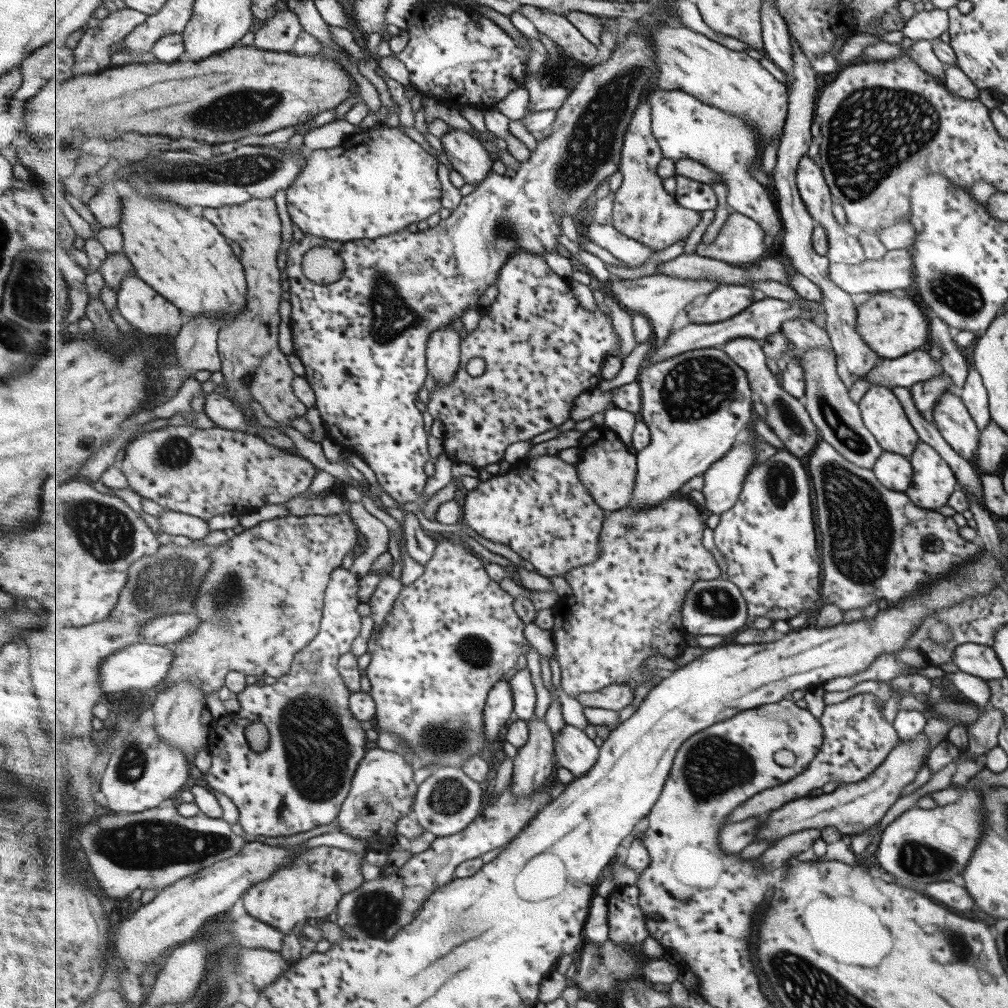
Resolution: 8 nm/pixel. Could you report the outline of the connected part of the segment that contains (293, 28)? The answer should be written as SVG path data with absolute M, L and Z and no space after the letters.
M290 9L280 11L256 32L253 45L265 51L294 53L303 31L303 25L295 12Z

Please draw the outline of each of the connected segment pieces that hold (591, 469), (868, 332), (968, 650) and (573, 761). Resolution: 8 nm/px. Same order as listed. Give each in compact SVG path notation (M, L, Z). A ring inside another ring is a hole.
M603 424L593 426L579 441L579 459L576 462L581 482L587 486L595 502L606 512L628 508L637 485L638 458L631 454L617 431Z
M875 293L867 301L855 305L855 332L879 356L893 360L922 348L928 332L926 309L916 298L899 298L891 293Z
M960 644L954 649L951 663L957 666L959 671L983 680L997 680L1005 676L995 652L991 647L981 644Z
M566 724L554 738L557 765L568 769L575 778L585 776L597 764L600 747L584 730Z

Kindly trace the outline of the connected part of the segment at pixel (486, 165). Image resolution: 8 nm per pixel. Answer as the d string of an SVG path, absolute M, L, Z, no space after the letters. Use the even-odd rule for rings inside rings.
M453 127L453 130L443 135L440 140L452 169L457 170L463 176L466 184L481 185L482 181L485 181L493 174L493 159L491 159L491 154L485 150L485 146L477 138L471 136L467 131L461 131Z

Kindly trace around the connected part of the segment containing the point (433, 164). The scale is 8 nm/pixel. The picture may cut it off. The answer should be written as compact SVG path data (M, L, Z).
M387 126L375 128L371 134L357 132L347 136L343 142L357 142L357 138L357 148L345 148L341 144L337 148L313 151L304 170L301 170L300 176L289 188L289 212L295 224L303 228L303 232L321 237L327 242L373 240L405 230L409 224L427 220L431 214L441 210L441 184L437 178L439 160L431 156L421 144L409 138L401 128Z

